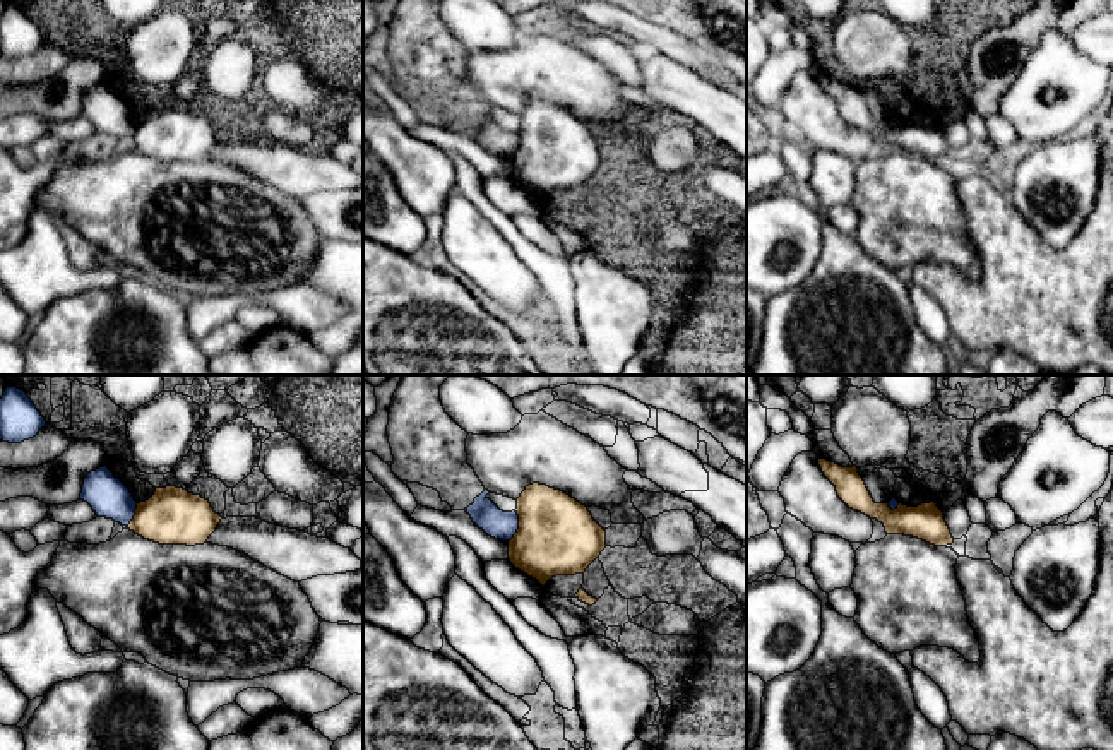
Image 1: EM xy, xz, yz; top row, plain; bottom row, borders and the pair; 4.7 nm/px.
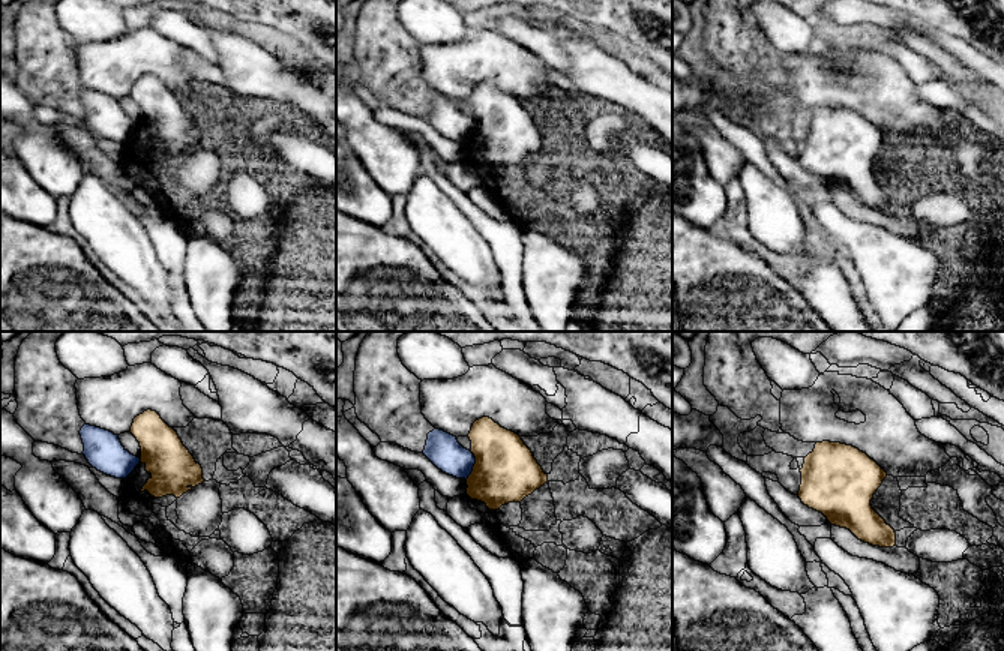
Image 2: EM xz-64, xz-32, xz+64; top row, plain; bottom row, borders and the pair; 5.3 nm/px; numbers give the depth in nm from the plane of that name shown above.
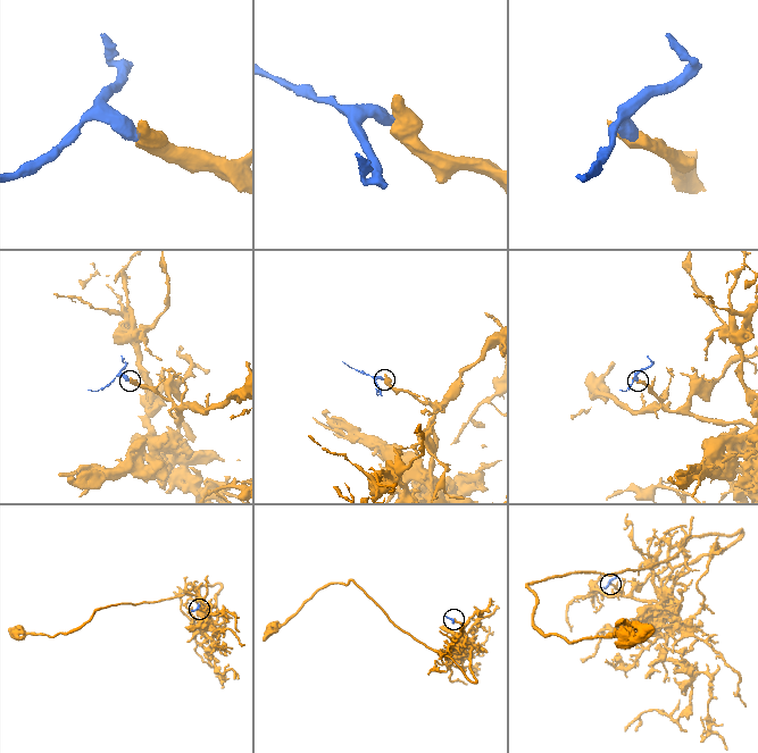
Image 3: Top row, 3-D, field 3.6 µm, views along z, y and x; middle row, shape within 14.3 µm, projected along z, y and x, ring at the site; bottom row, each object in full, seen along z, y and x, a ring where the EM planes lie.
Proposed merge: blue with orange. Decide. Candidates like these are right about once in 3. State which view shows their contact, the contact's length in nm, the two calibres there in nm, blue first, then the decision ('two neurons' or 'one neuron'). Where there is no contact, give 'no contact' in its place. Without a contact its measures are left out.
xz | 160 nm | 140/380 nm | two neurons

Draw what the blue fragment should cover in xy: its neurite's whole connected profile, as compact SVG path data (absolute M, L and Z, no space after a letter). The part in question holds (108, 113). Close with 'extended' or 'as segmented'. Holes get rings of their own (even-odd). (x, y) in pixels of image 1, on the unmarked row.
M108 82L84 94L80 116L87 118L98 134L113 135L122 142L130 140L137 125L130 106L113 92Z; as segmented

